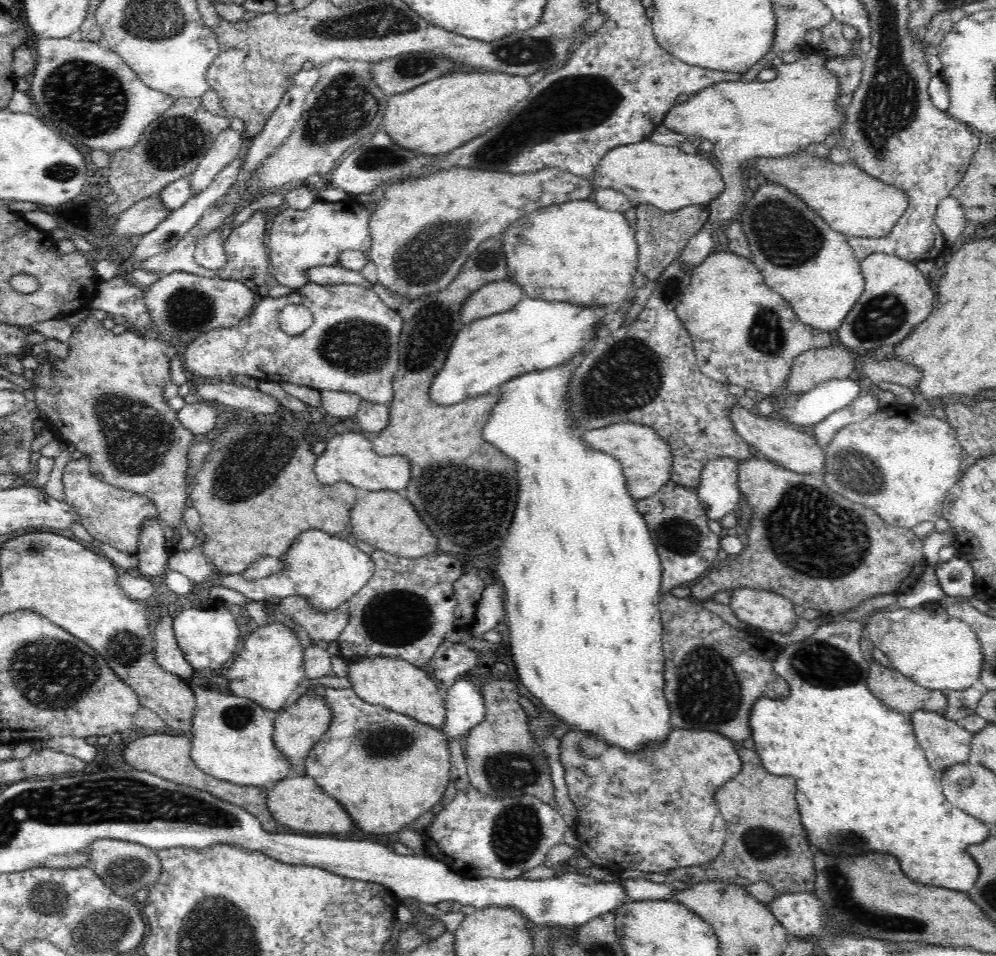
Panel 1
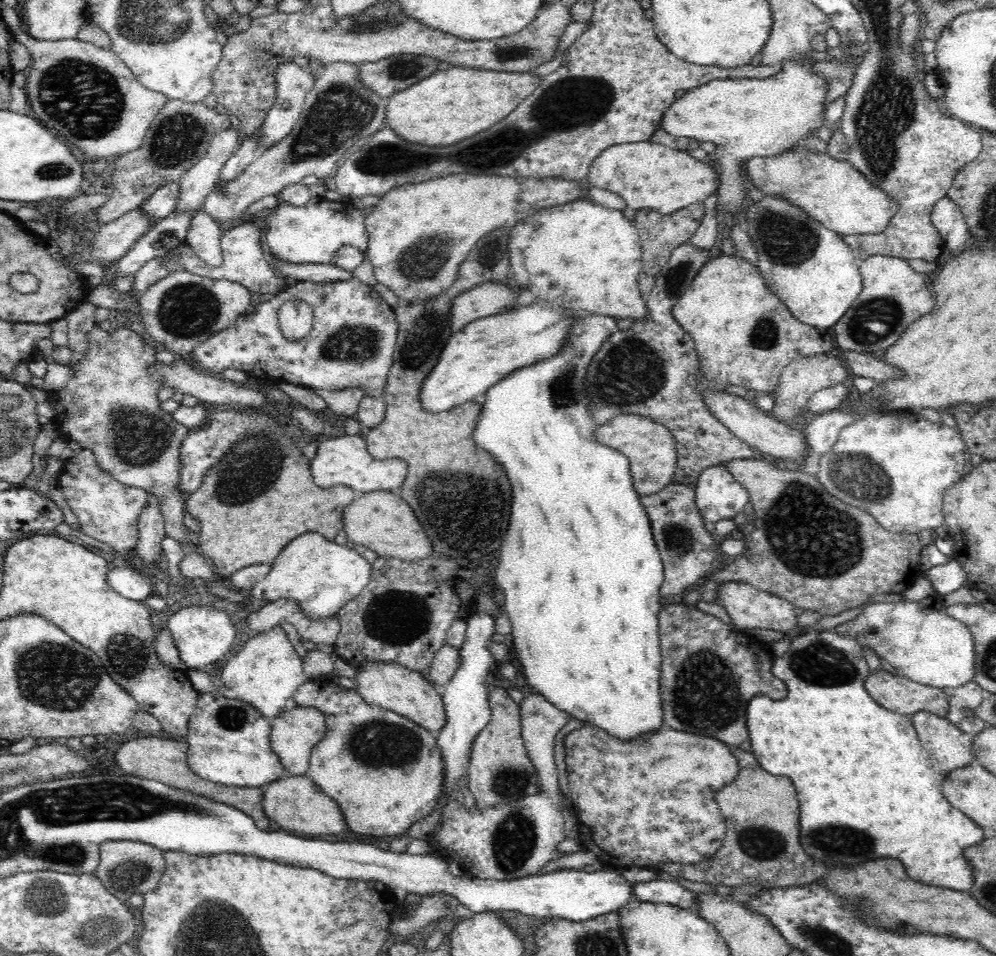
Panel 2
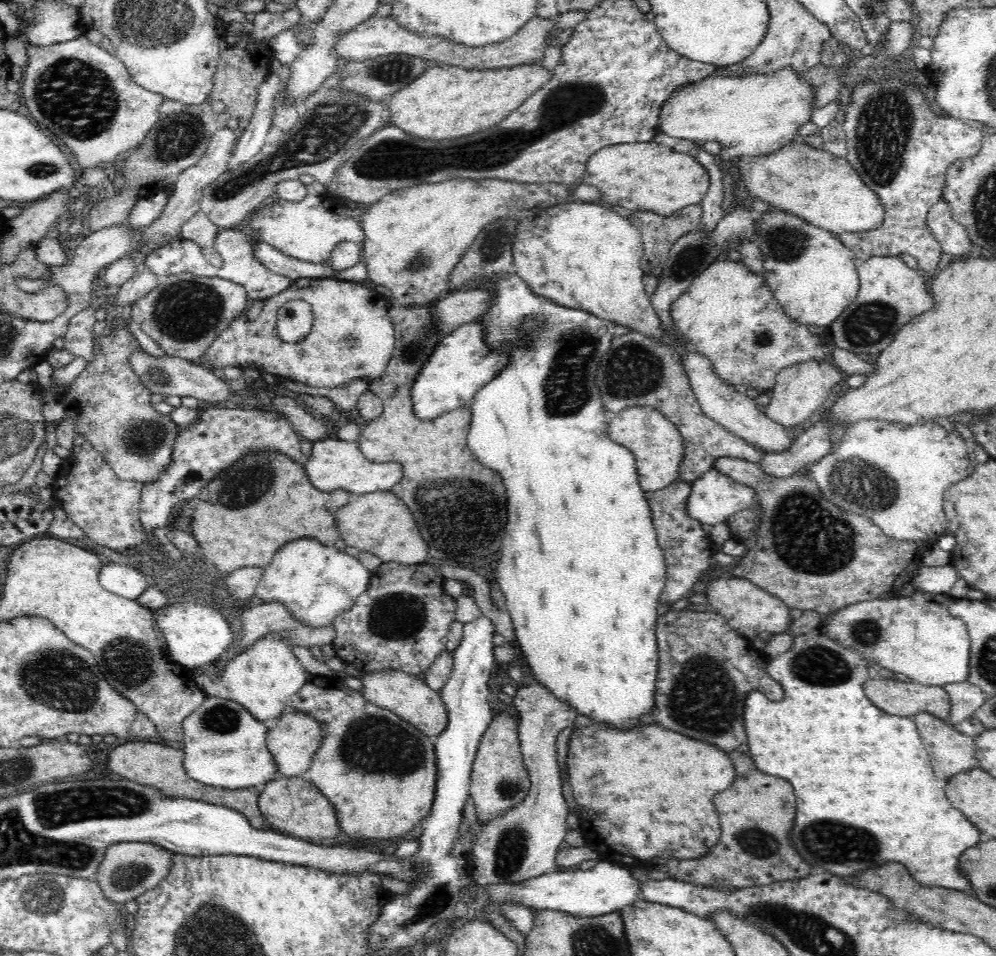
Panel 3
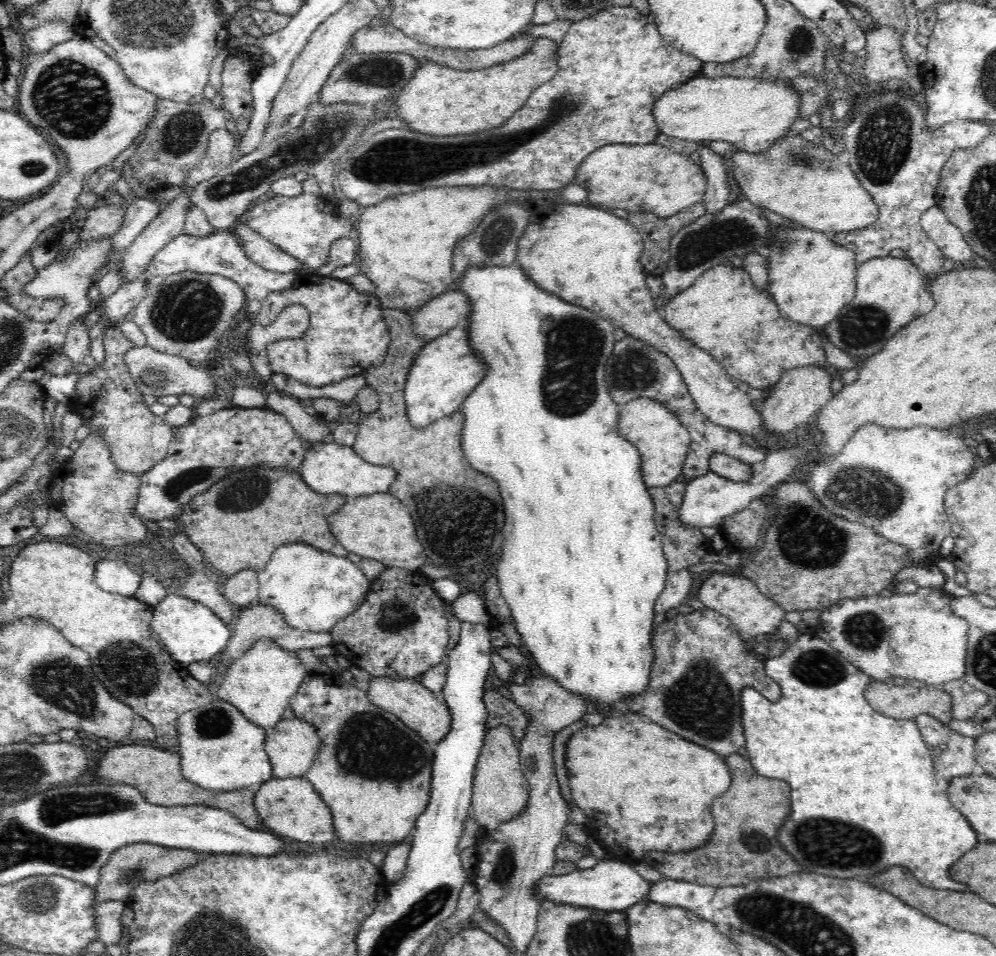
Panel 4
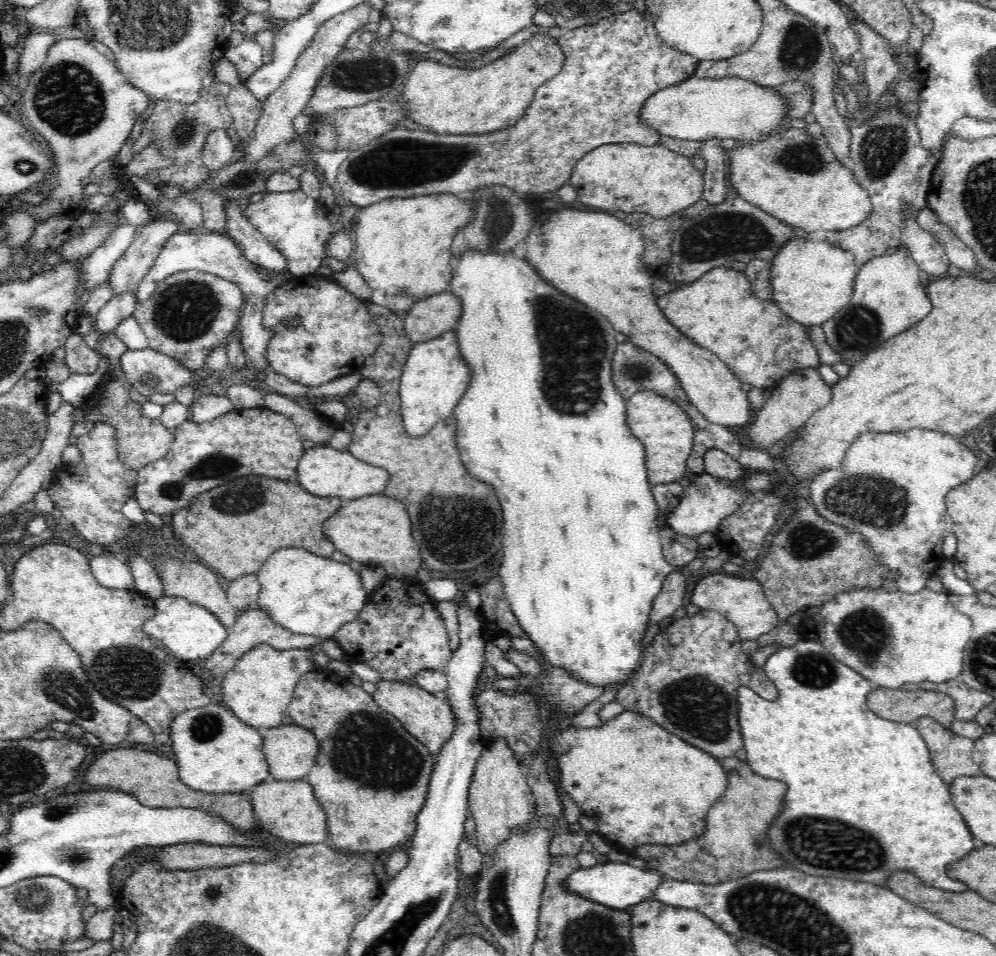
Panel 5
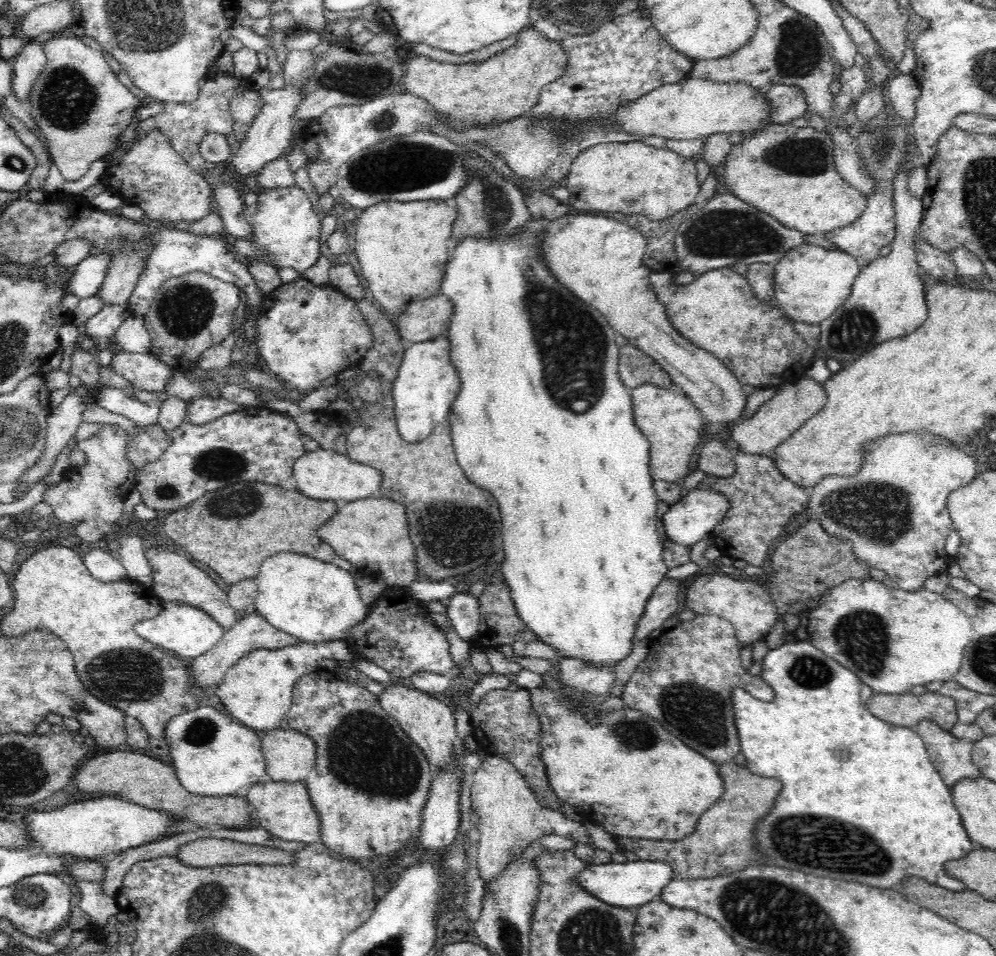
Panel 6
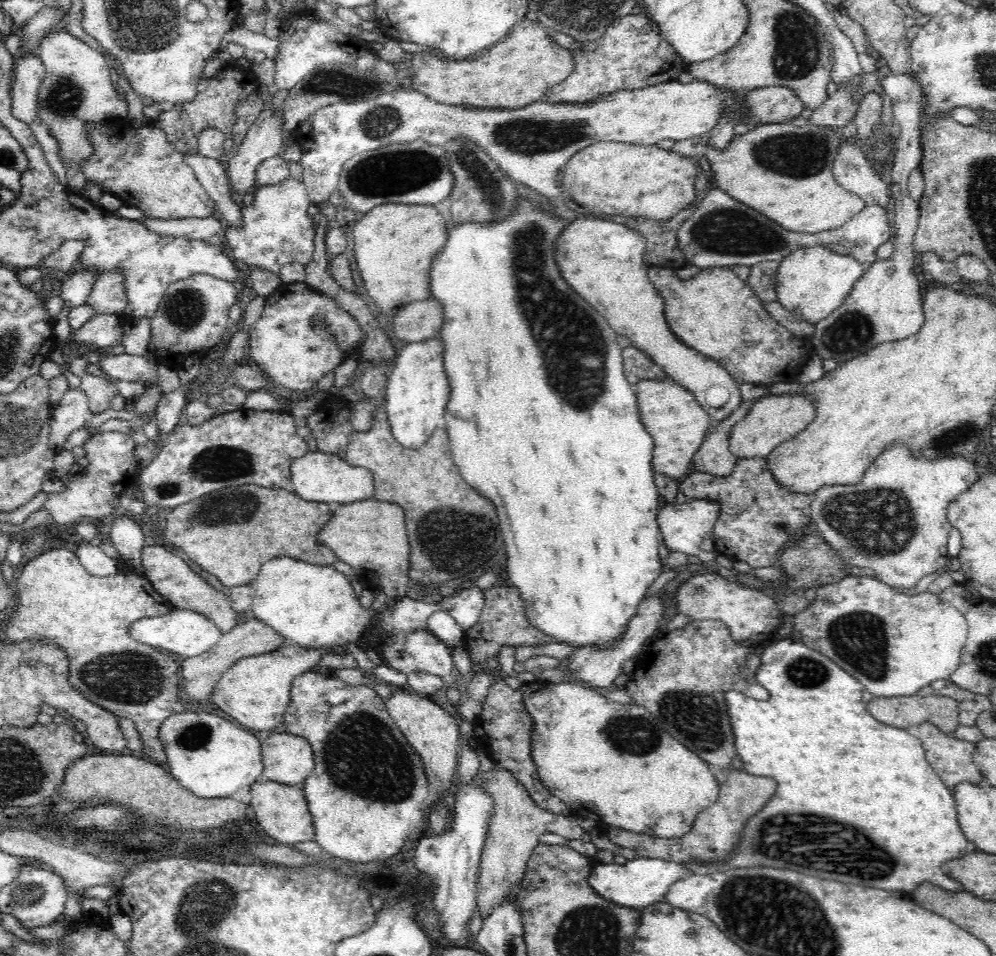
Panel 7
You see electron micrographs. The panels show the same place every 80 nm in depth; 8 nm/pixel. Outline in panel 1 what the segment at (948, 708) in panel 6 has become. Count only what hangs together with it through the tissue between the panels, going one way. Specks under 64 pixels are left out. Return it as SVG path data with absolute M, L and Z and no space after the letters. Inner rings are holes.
M877 661L870 663L867 686L874 697L899 713L924 709L944 716L947 710L944 692L923 688L892 666L884 667Z

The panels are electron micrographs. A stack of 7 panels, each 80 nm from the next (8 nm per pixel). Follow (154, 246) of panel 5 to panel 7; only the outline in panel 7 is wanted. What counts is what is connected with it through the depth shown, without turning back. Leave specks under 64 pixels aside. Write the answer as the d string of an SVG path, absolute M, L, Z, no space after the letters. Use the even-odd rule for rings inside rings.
M110 270L97 276L86 299L95 314L123 313L127 308L127 290L123 272Z

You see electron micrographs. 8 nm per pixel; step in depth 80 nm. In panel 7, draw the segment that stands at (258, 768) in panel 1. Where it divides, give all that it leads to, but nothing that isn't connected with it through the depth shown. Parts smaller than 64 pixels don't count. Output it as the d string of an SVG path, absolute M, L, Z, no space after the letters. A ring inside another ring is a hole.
M184 711L166 718L159 730L166 753L167 771L192 794L200 798L232 797L242 786L261 779L261 743L246 729L210 712Z

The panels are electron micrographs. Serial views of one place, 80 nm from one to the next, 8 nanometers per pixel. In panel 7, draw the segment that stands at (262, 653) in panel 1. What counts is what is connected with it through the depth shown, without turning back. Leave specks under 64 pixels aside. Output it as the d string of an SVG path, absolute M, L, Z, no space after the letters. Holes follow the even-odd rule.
M288 643L278 651L241 658L221 674L212 694L212 702L245 728L272 732L272 729L284 720L286 709L291 702L293 680L299 674L312 671L325 654L346 653L344 648L345 646L302 648L295 643Z

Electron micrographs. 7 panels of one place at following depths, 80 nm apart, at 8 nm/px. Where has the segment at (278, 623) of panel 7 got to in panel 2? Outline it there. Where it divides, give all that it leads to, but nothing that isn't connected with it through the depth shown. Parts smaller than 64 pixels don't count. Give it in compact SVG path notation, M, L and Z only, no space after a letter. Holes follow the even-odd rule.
M317 532L304 533L280 551L272 570L247 595L268 602L279 599L294 601L306 617L323 620L334 617L342 606L366 589L372 570L373 566L354 549L338 545Z

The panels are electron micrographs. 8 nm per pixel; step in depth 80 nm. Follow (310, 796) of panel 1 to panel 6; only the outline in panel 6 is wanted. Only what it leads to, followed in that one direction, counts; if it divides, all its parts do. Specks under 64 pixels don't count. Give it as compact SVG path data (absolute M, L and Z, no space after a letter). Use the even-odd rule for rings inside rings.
M263 779L253 784L247 794L253 815L258 817L260 826L276 838L290 842L317 843L322 836L319 814L310 800L306 783L276 782Z

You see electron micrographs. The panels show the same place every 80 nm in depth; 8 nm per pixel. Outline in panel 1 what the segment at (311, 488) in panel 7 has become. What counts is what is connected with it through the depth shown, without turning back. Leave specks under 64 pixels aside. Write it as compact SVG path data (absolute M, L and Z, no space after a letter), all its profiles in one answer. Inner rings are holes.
M359 430L346 431L337 434L326 443L322 455L315 462L316 478L323 485L336 482L348 482L356 488L369 491L399 491L403 492L411 477L411 464L408 457L394 454L382 456L374 452L370 436Z

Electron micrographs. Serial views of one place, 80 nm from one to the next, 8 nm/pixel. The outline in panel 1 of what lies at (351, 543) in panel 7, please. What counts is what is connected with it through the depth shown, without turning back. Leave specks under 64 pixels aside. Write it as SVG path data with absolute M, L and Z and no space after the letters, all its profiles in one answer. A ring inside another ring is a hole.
M370 491L365 498L359 498L350 510L349 522L356 540L368 542L375 550L383 550L405 558L421 558L438 548L438 540L430 534L418 512L399 491Z

